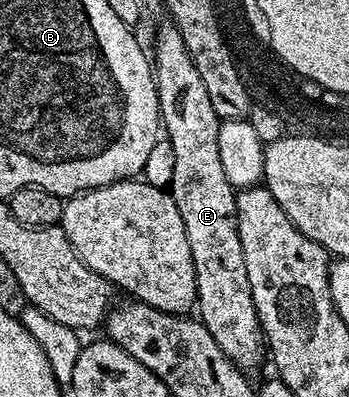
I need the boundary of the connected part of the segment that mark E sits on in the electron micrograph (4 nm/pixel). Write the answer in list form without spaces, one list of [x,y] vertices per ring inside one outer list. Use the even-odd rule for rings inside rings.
[[[167,21],[155,35],[155,55],[153,51],[153,74],[155,88],[159,98],[159,117],[165,137],[173,145],[174,170],[169,193],[181,213],[181,221],[185,221],[185,233],[189,237],[189,253],[193,253],[195,266],[195,298],[197,300],[198,318],[209,333],[213,333],[213,341],[221,345],[221,353],[229,357],[229,361],[244,373],[251,373],[254,367],[265,363],[265,340],[259,326],[257,309],[253,305],[253,297],[249,289],[249,273],[245,273],[245,253],[241,253],[241,237],[237,229],[235,216],[236,188],[229,185],[225,177],[225,169],[221,169],[221,153],[217,150],[217,133],[220,117],[209,101],[209,92],[201,81],[201,73],[197,73],[197,65],[193,65],[193,57],[189,57],[189,49],[185,49],[185,41],[174,23]]]

